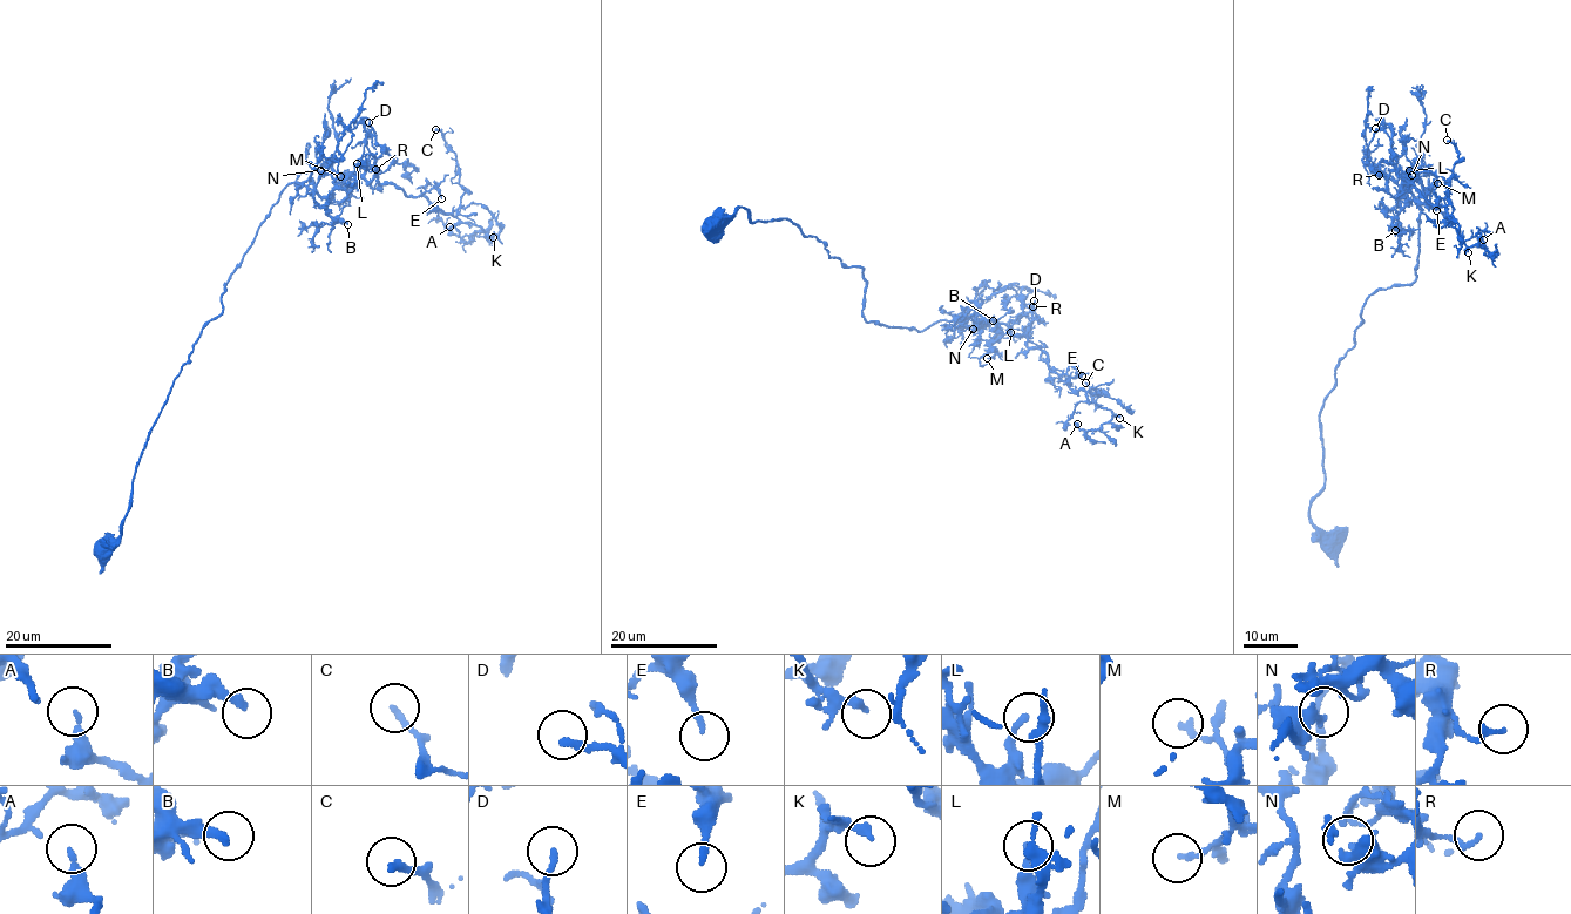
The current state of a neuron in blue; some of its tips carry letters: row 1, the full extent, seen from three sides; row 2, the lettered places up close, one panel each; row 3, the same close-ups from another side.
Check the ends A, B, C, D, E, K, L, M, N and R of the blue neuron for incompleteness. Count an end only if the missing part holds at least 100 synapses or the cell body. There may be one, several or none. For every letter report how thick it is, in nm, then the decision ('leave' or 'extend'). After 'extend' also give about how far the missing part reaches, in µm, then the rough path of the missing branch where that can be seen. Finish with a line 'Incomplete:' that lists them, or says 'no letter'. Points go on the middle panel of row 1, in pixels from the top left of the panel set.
A: calibre 180 nm; leave
B: calibre 280 nm; extend; missing 45 µm
C: calibre 180 nm; leave
D: calibre 200 nm; leave
E: calibre 170 nm; leave
K: calibre 240 nm; leave
L: calibre 180 nm; leave
M: calibre 180 nm; leave
N: calibre 260 nm; leave
R: calibre 150 nm; leave
Incomplete: B

